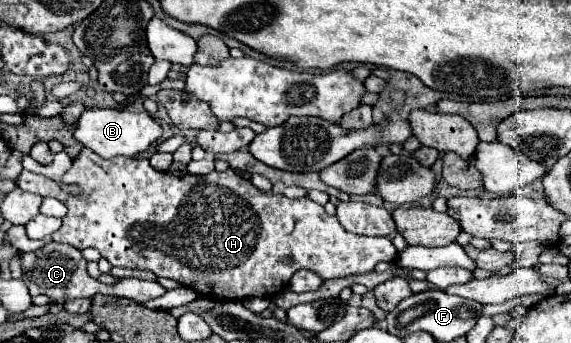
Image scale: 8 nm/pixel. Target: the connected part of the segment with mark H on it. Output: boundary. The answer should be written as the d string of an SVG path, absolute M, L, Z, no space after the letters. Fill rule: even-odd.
M84 147L78 153L78 157L72 161L72 167L66 171L66 175L62 177L60 183L56 183L56 181L52 181L52 179L48 179L44 175L36 175L36 173L28 173L28 171L22 171L18 175L18 179L16 179L16 183L24 191L38 193L42 197L54 197L54 199L62 201L68 207L68 213L62 217L62 227L52 235L54 241L68 243L68 245L78 247L78 249L94 247L114 267L130 267L130 269L146 269L146 271L152 271L156 277L174 279L180 285L194 289L198 295L208 297L208 299L214 299L214 301L242 301L246 297L274 297L274 293L280 293L280 291L284 291L288 287L290 277L298 269L316 271L318 275L322 275L322 279L336 279L336 277L346 277L346 275L370 273L378 261L392 263L398 257L398 251L396 251L396 247L392 245L392 241L388 237L362 237L362 235L348 233L338 223L336 217L326 215L326 211L324 211L322 205L318 205L318 203L314 203L314 201L310 201L306 197L302 197L302 199L288 199L288 197L276 195L272 191L262 191L262 189L254 187L248 179L244 179L242 175L238 175L234 169L228 169L228 171L222 171L222 173L212 171L212 173L202 175L202 177L200 175L190 175L190 173L174 175L170 171L158 171L158 169L154 169L146 157L132 157L132 159L128 159L128 157L114 157L114 159L102 159L100 155L96 155L94 151L90 151L90 149ZM66 183L78 183L78 185L82 185L88 195L82 197L82 199L76 199L76 197L68 195L66 191L62 191L62 185L66 185Z

